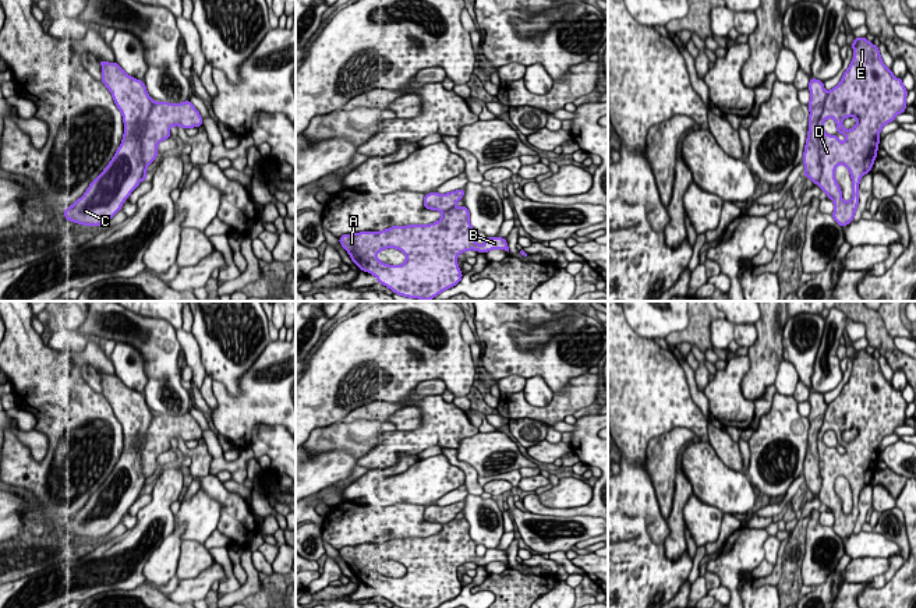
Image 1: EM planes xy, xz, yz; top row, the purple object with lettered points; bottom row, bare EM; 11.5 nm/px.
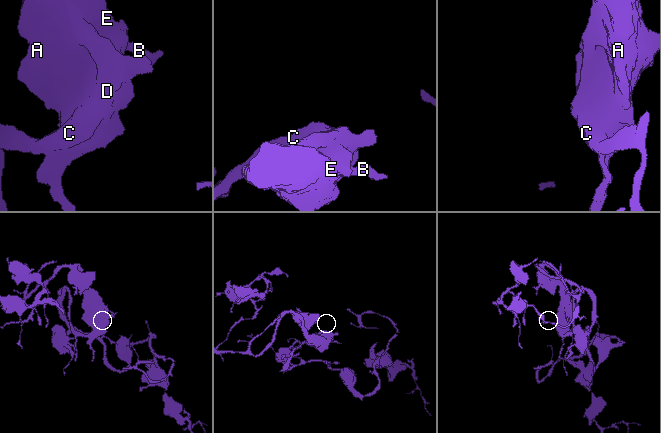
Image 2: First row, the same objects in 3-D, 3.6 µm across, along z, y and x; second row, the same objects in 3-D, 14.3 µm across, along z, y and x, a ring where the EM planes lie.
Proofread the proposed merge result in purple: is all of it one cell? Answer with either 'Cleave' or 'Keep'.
Keep

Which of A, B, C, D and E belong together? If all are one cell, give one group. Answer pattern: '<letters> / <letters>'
A B C D E

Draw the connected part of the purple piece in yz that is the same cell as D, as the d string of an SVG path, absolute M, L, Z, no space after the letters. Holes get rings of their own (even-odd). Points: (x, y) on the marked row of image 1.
M855 38L853 59L844 73L839 84L831 91L824 89L824 82L811 78L809 91L811 93L809 102L809 132L803 153L804 177L809 177L813 184L830 197L835 205L831 215L835 222L845 227L853 220L859 204L859 183L860 178L869 173L877 158L880 131L881 128L894 121L896 114L905 113L908 91L902 84L902 78L895 78L892 70L888 70L881 60L878 47L863 38ZM831 117L837 123L837 134L828 135L823 130L824 121ZM855 117L856 126L852 130L842 127L842 120ZM845 165L852 177L852 199L845 202L842 199L841 187L835 180L835 167Z

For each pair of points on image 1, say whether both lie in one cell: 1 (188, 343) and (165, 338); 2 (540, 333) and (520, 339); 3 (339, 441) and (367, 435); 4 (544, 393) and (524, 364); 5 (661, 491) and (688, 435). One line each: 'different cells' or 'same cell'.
1: different cells
2: same cell
3: same cell
4: different cells
5: same cell

